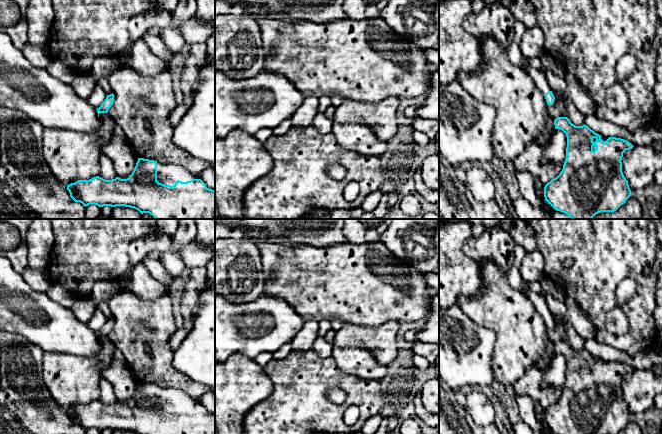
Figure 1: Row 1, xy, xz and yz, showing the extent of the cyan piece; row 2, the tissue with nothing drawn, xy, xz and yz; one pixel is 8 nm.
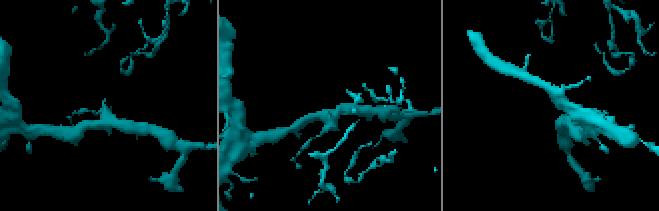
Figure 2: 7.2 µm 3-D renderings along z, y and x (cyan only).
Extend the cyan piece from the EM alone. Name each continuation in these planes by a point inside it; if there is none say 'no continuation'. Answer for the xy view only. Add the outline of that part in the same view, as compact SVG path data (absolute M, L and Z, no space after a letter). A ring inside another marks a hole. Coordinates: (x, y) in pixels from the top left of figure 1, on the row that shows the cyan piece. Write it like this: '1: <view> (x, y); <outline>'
1: xy (167, 174); M157 162L157 181L159 183L173 186L177 180L187 182L192 179L200 179L200 177L191 174L180 165Z

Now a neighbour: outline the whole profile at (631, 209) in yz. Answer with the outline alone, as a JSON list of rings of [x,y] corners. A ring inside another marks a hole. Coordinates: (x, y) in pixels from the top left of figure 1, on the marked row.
[[[632,196],[614,212],[601,212],[592,219],[641,219],[641,204]]]

